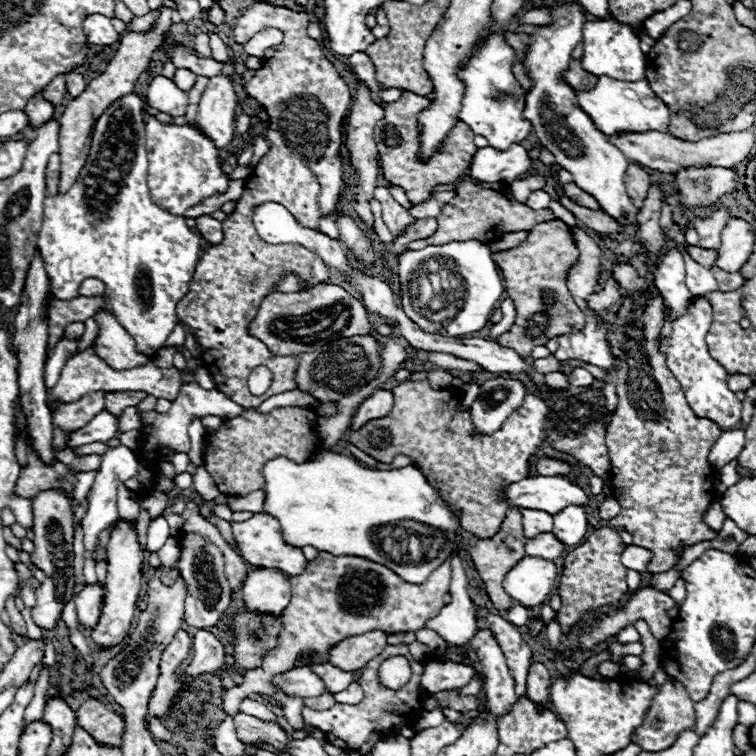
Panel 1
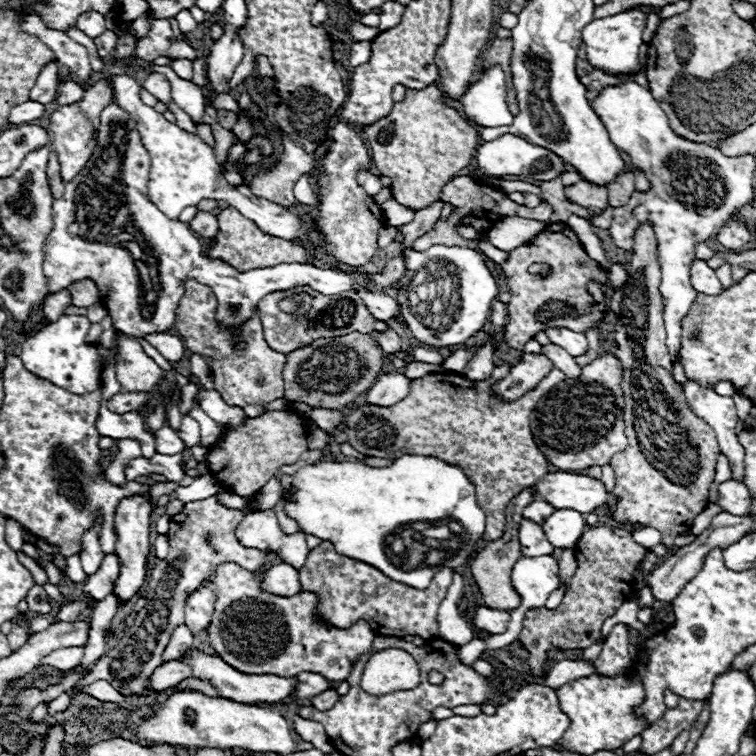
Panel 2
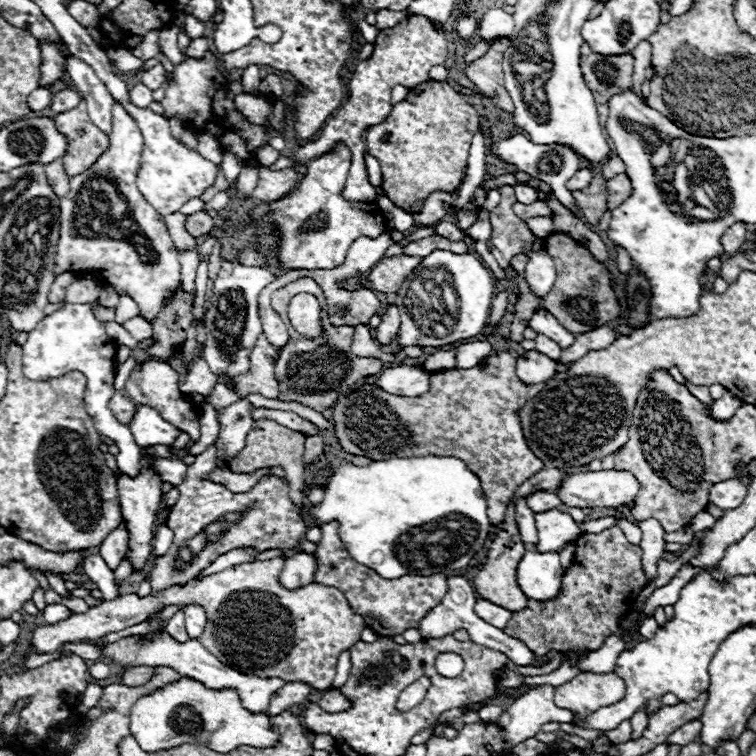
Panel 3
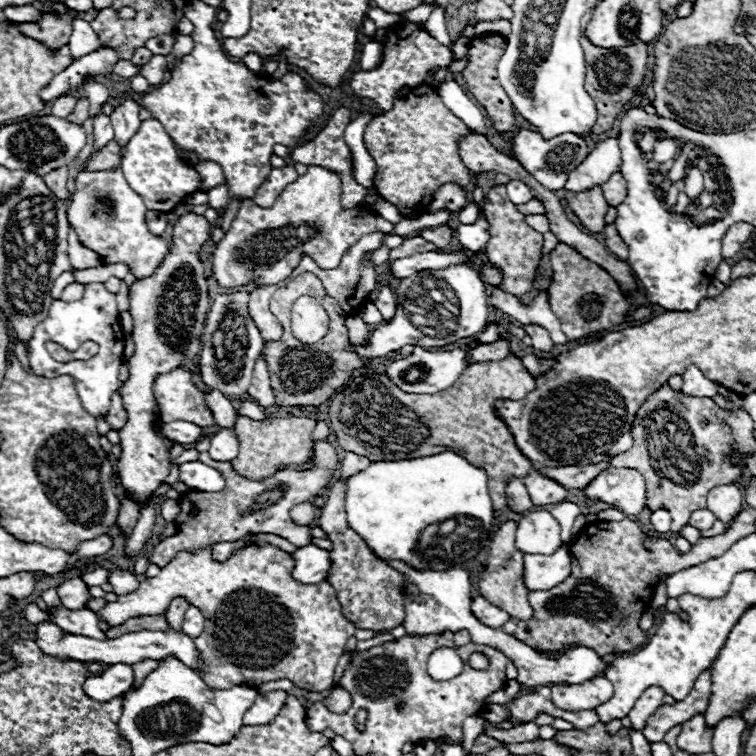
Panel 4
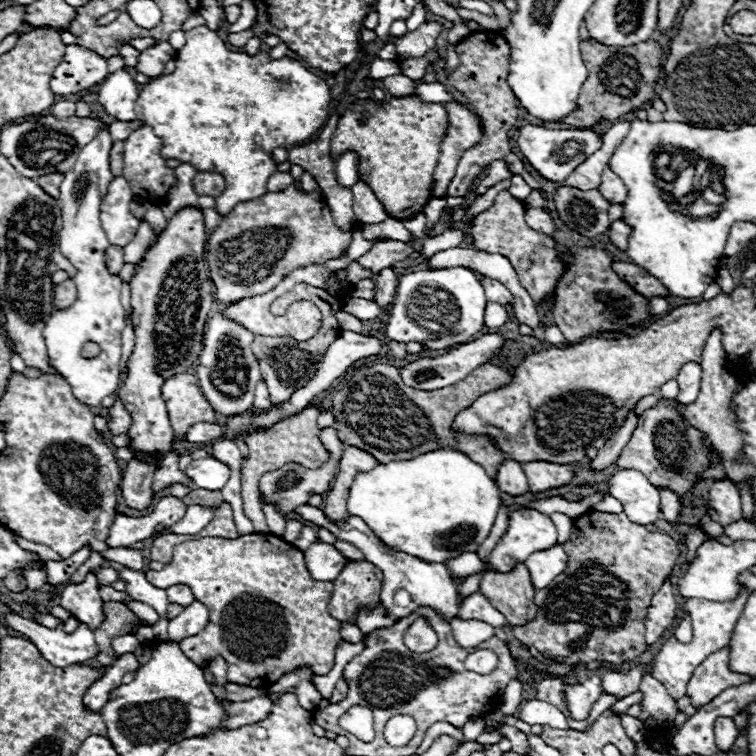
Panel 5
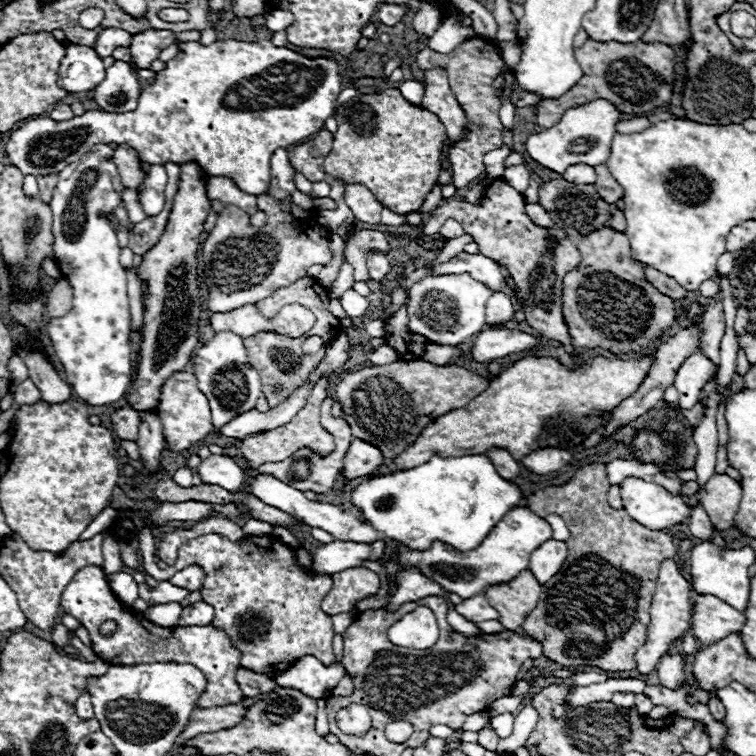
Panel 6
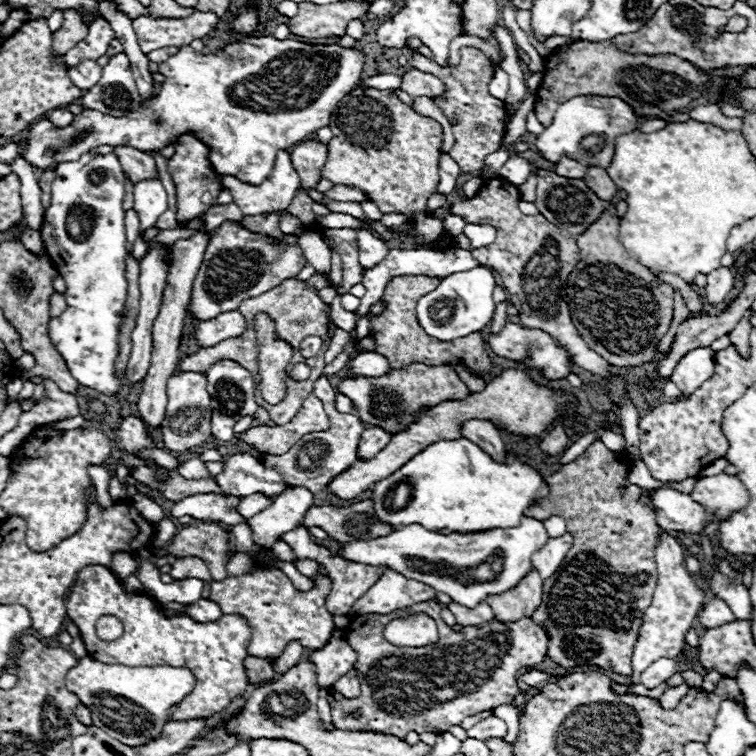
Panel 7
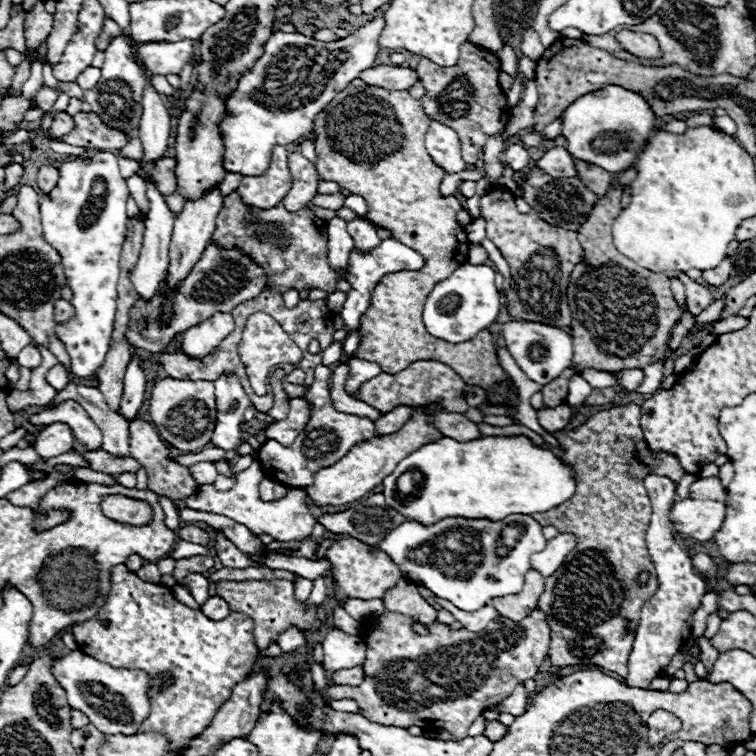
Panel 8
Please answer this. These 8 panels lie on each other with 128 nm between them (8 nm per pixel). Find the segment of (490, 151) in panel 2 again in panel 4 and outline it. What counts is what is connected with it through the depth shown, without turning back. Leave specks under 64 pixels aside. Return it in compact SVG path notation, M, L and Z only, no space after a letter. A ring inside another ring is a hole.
M520 130L512 140L512 152L514 152L514 158L538 182L542 182L548 190L558 190L558 188L564 188L570 170L574 170L590 154L590 148L588 148L588 142L578 134L566 132L566 134L558 134L550 140L544 140L542 134L538 134L534 130Z

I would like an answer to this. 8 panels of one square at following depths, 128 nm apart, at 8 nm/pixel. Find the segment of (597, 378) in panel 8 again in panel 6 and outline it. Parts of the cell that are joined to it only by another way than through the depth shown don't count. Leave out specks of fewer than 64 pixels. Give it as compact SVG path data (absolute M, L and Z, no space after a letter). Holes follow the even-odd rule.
M492 326L482 334L478 334L478 338L474 340L470 350L470 360L488 362L488 360L496 360L496 358L504 358L510 354L536 348L540 344L542 342L532 334L520 330L508 330L502 326Z

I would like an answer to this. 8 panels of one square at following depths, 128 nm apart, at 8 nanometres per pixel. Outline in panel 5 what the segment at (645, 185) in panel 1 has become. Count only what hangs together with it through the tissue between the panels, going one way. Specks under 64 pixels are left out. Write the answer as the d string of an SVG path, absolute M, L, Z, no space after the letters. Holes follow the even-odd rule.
M604 168L602 170L602 182L598 186L598 192L610 202L610 204L622 204L626 200L626 186L624 182L610 170L610 168Z

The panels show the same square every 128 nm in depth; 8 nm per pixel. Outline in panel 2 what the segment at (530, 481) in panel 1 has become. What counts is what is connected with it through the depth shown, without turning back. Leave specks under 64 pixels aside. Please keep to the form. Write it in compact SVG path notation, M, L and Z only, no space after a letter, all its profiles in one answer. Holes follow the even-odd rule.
M572 472L546 474L542 482L534 484L534 490L540 498L546 498L550 504L554 504L556 510L570 508L582 514L588 514L598 506L606 506L612 498L602 480Z

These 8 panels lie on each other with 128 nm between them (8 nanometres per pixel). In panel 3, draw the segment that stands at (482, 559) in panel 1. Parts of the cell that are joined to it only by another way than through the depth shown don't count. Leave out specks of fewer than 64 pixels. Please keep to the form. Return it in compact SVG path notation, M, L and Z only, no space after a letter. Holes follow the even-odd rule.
M542 468L538 474L534 474L532 478L528 478L514 494L514 498L518 496L528 496L534 490L558 490L562 486L562 478L566 478L568 474L564 470L558 468ZM512 500L508 510L506 510L506 520L504 520L504 524L500 526L500 532L496 534L496 538L490 544L486 562L474 578L476 592L482 598L486 598L488 602L498 602L498 606L506 606L506 610L512 610L512 612L524 610L528 606L528 598L524 596L524 592L520 590L520 586L516 582L516 570L518 570L518 564L520 564L524 552L526 552L526 546L520 538L520 532L518 532L516 520L514 520L514 500Z

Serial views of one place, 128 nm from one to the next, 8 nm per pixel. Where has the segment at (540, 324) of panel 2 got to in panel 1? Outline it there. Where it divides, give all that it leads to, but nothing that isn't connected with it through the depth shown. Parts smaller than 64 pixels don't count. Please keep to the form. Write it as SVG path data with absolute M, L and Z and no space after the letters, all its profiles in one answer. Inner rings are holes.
M560 220L534 226L520 246L494 254L494 262L506 280L506 292L516 306L516 322L508 332L498 336L500 346L512 348L516 354L530 356L532 346L546 344L548 338L566 334L566 326L580 330L586 324L584 312L574 304L566 286L568 270L574 266L578 256L580 252L574 242L574 234Z

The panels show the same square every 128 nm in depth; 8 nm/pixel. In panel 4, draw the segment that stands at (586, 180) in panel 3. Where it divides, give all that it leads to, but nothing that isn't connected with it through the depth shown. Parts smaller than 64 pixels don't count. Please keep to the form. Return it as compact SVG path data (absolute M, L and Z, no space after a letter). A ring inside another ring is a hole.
M618 136L606 138L596 144L596 148L586 156L586 160L568 174L566 190L584 192L594 186L600 186L610 178L612 172L618 172L620 166L620 146Z

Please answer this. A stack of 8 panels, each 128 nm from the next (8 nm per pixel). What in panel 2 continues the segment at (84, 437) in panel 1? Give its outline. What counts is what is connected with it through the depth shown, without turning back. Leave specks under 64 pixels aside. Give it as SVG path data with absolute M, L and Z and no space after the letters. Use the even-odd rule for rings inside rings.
M104 404L100 408L100 414L98 414L98 432L100 436L110 436L110 438L134 438L140 442L140 448L142 448L142 456L144 458L150 458L156 450L156 436L154 432L146 430L146 420L148 416L154 412L154 404L146 410L146 412L140 412L140 410L132 410L132 412L126 412L126 414L114 414L110 412Z

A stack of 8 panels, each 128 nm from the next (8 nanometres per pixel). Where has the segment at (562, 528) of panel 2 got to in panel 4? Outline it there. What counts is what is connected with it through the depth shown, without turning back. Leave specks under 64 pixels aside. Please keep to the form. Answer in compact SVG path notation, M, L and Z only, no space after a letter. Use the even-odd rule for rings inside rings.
M548 510L528 512L518 520L516 548L524 554L552 554L562 546L560 524Z

